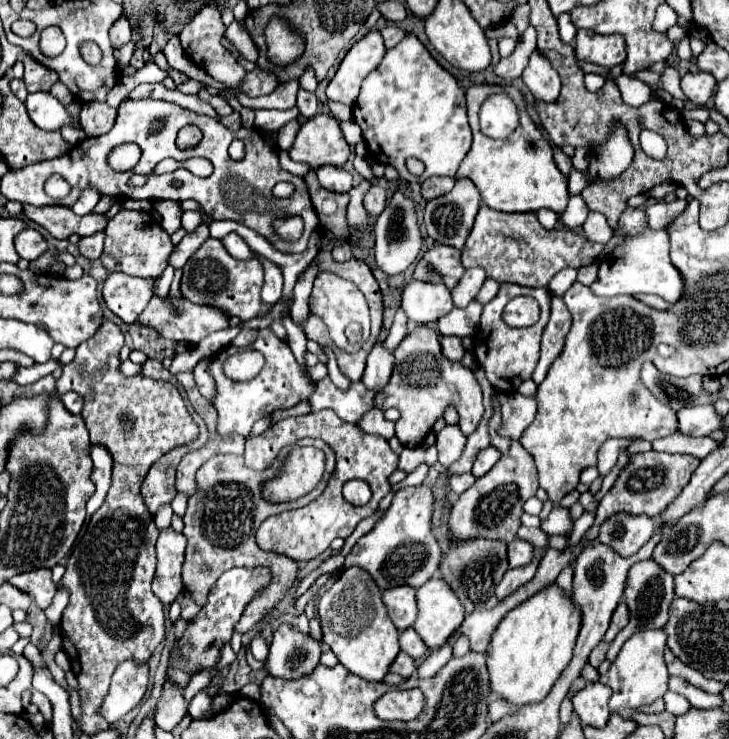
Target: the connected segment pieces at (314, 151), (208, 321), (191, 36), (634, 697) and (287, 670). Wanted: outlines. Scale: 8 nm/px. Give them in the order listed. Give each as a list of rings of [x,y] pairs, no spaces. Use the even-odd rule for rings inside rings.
[[[317,114],[301,126],[289,156],[295,162],[309,164],[313,170],[325,164],[341,168],[349,158],[349,144],[333,116]]]
[[[153,296],[143,312],[143,324],[155,328],[161,336],[169,338],[169,340],[175,340],[175,342],[185,342],[185,344],[199,344],[205,336],[209,336],[211,332],[215,330],[221,330],[221,328],[227,328],[227,322],[229,318],[225,314],[221,314],[221,310],[213,310],[209,306],[197,306],[185,298],[171,298],[169,304],[167,300],[161,300],[159,296]],[[171,304],[175,304],[175,308],[179,310],[179,314],[173,314],[171,310]]]
[[[203,6],[197,10],[197,14],[185,24],[185,28],[181,30],[181,46],[185,50],[185,56],[199,68],[203,68],[211,78],[215,78],[217,82],[223,82],[227,86],[235,86],[237,82],[241,82],[241,78],[245,76],[245,68],[237,62],[237,58],[221,44],[221,38],[225,36],[225,24],[221,20],[221,12],[217,10],[217,6]]]
[[[641,630],[629,638],[617,658],[613,660],[609,672],[601,676],[599,682],[607,684],[613,690],[613,696],[609,700],[611,712],[621,710],[637,710],[645,704],[655,702],[657,698],[663,698],[667,692],[667,666],[663,662],[663,650],[665,650],[665,632],[663,630]]]
[[[281,624],[275,630],[269,658],[267,658],[267,674],[277,678],[301,678],[309,674],[319,664],[321,642],[311,636],[303,636],[293,630],[289,624]]]

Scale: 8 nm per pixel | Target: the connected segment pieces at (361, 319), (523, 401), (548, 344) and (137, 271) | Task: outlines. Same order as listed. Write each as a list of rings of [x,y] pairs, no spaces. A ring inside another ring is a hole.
[[[319,272],[313,284],[313,292],[309,296],[309,310],[316,316],[320,317],[329,329],[329,335],[334,344],[345,352],[357,352],[361,350],[363,342],[369,338],[369,306],[365,302],[365,296],[353,282],[343,280],[331,272]],[[351,322],[359,322],[363,326],[363,338],[357,344],[349,344],[345,338],[345,328]]]
[[[500,392],[497,398],[501,404],[501,412],[503,412],[499,436],[503,436],[507,440],[517,440],[535,418],[535,412],[537,412],[535,396],[525,398],[517,392],[515,394]]]
[[[553,296],[551,318],[549,318],[541,338],[541,358],[539,358],[539,364],[533,372],[533,382],[535,384],[541,384],[545,380],[545,374],[547,374],[549,366],[553,364],[553,360],[559,356],[559,352],[563,348],[569,326],[571,326],[571,314],[569,314],[563,298]]]
[[[121,210],[117,216],[109,220],[105,228],[105,250],[101,256],[101,264],[109,272],[155,278],[167,268],[167,258],[171,252],[173,252],[173,244],[169,240],[169,234],[159,224],[155,224],[151,214]]]

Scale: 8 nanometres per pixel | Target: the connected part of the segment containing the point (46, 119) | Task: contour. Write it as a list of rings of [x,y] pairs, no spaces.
[[[33,92],[25,100],[29,118],[43,130],[59,130],[61,126],[73,126],[65,106],[51,92]]]

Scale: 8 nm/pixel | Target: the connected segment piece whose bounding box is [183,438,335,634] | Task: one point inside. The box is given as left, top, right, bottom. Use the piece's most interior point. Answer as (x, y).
(222, 517)

